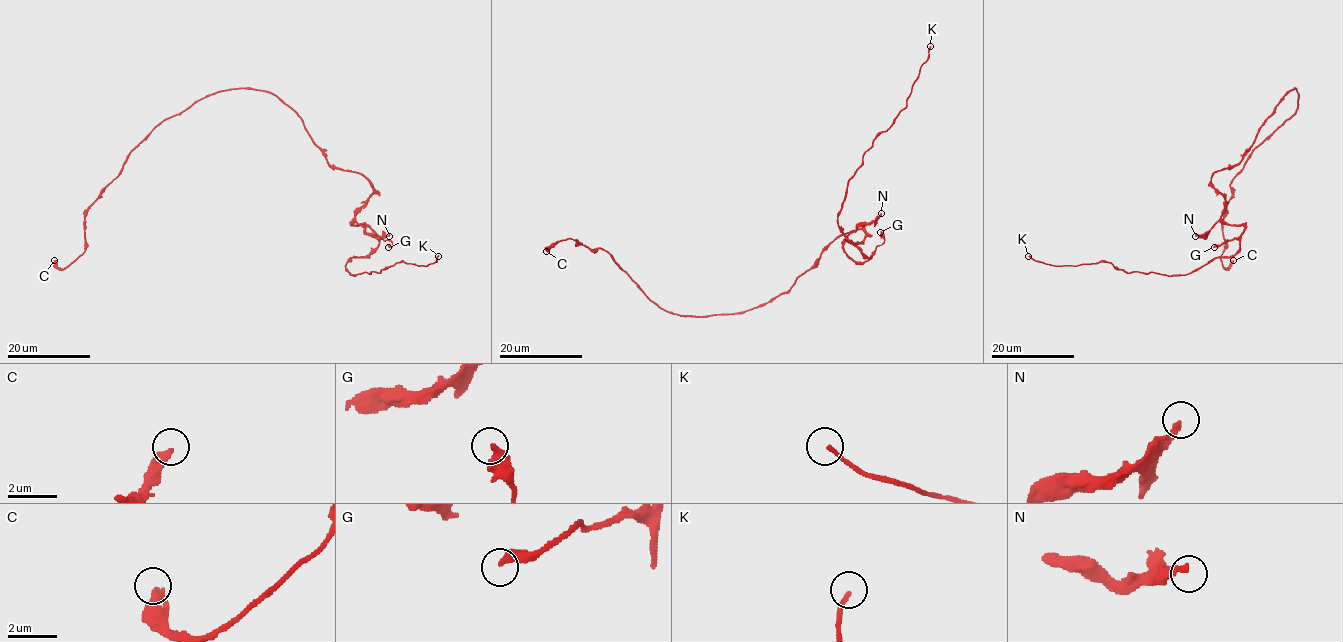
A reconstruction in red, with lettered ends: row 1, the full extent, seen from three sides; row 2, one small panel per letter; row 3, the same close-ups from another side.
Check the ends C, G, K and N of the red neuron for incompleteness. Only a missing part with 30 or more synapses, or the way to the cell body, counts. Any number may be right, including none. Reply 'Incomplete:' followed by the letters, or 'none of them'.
Incomplete: none of them

